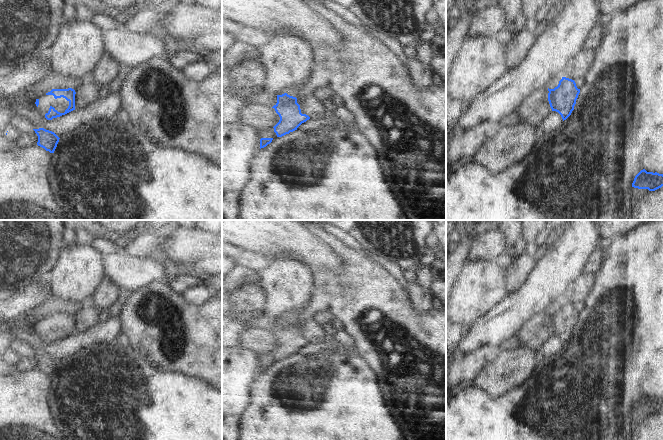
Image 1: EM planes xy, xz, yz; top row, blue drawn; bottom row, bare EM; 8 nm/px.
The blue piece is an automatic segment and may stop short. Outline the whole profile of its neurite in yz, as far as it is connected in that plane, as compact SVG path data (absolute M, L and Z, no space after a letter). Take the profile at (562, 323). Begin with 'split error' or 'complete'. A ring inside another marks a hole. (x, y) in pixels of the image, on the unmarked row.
split error | M562 301L554 313L547 311L535 315L530 319L518 333L522 344L525 344L544 326L549 325L552 335L558 336L563 345L566 344L574 334L576 324L580 317L574 304Z

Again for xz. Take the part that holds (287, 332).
split error | M301 314L288 315L282 319L277 319L277 327L272 331L279 339L279 346L273 351L277 361L282 361L310 343L306 338L301 337L297 322Z

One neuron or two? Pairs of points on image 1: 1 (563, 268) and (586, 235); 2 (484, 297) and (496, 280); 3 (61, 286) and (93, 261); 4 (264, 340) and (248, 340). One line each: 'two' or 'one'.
1: one
2: one
3: one
4: one

